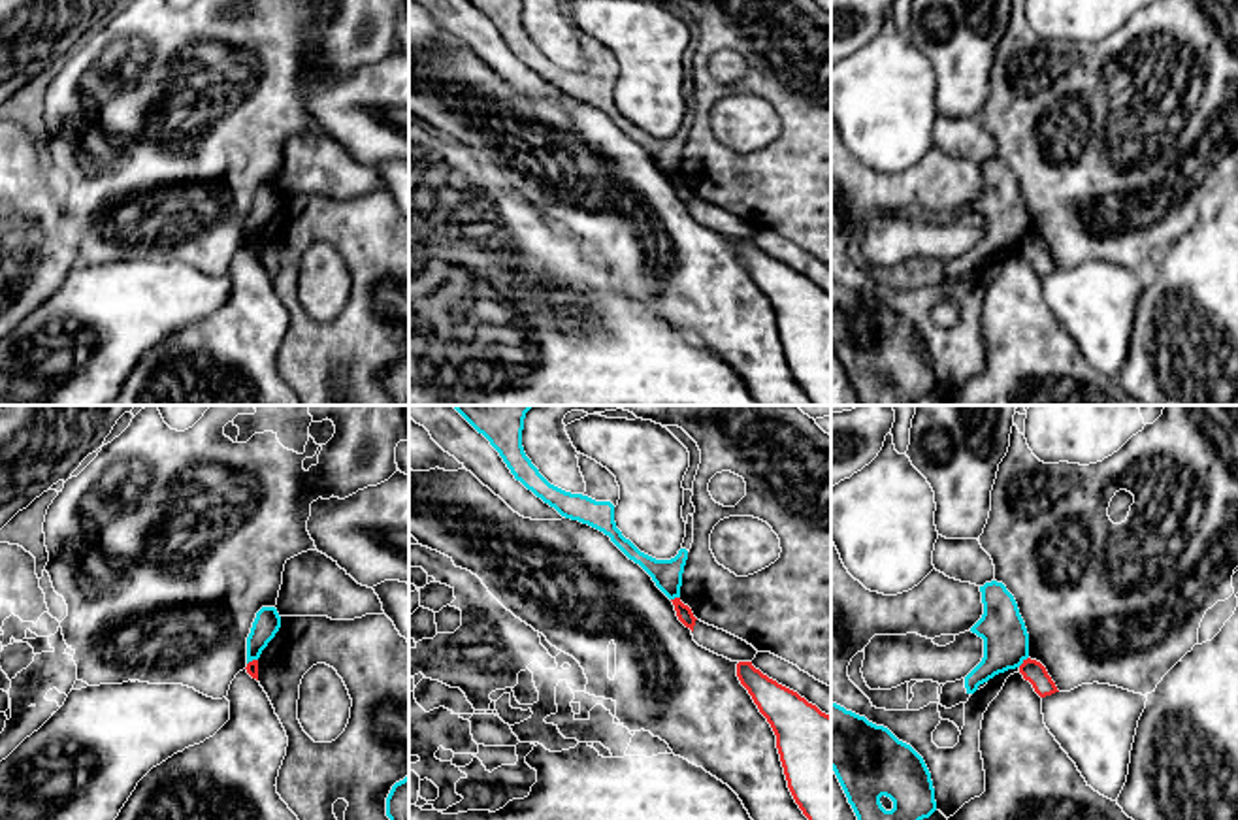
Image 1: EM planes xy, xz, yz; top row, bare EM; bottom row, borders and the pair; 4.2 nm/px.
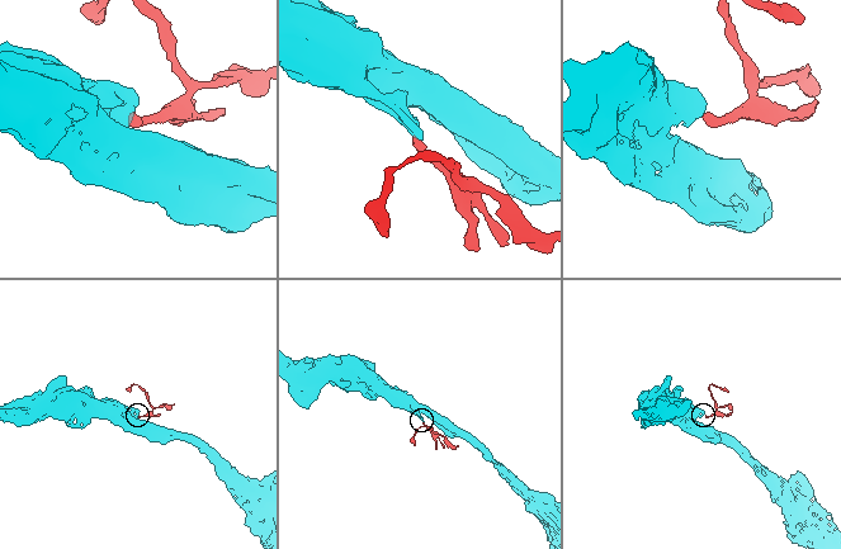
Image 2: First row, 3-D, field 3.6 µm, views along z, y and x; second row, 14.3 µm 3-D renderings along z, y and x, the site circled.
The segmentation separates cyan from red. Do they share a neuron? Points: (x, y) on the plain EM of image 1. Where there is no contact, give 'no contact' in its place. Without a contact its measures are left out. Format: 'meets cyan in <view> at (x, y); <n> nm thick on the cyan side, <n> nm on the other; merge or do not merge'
meets cyan in yz at (1022, 240); 190 nm thick on the cyan side, 90 nm on the other; do not merge

